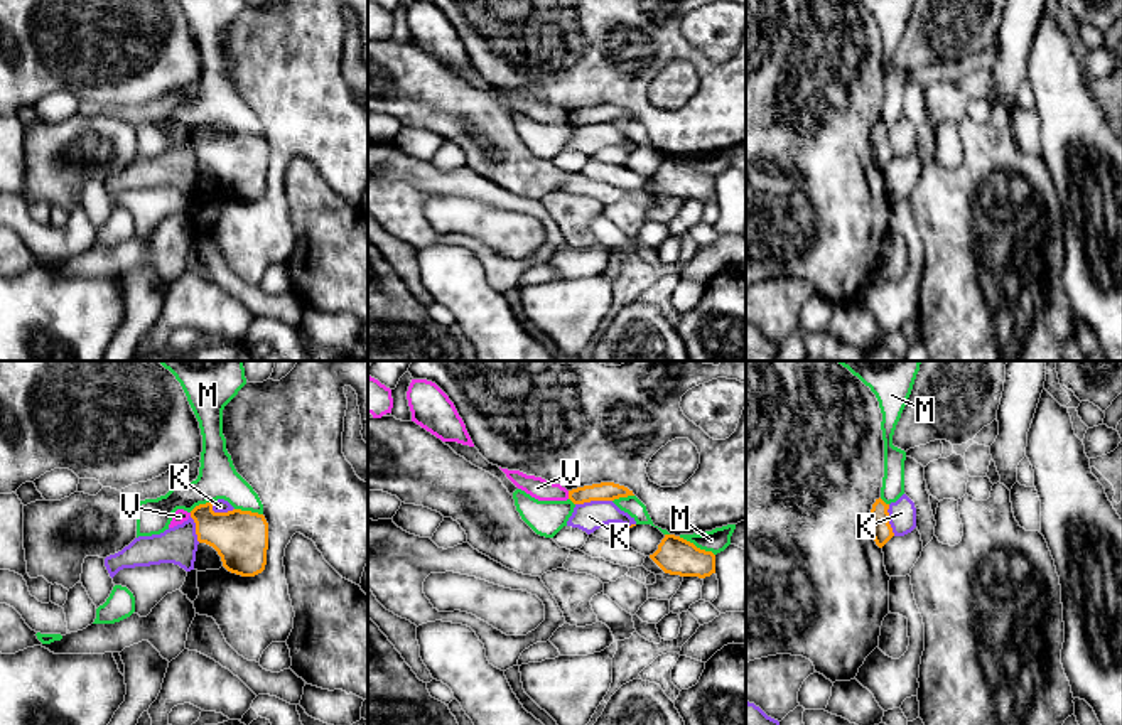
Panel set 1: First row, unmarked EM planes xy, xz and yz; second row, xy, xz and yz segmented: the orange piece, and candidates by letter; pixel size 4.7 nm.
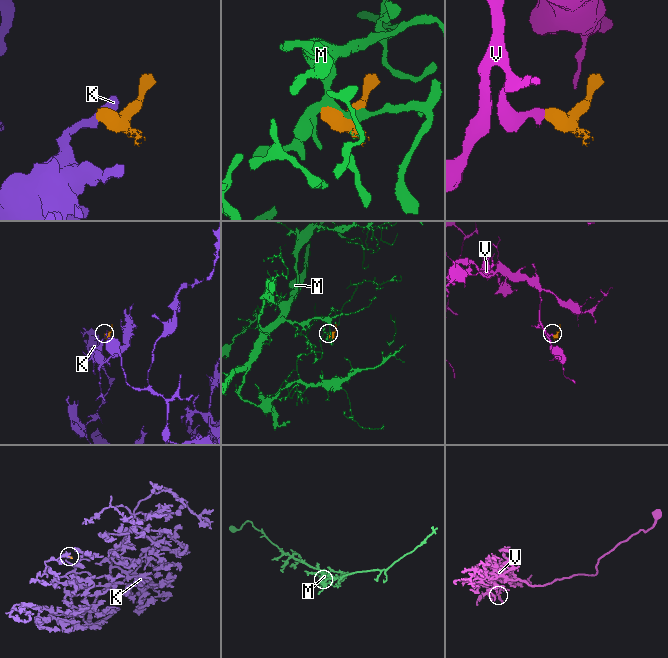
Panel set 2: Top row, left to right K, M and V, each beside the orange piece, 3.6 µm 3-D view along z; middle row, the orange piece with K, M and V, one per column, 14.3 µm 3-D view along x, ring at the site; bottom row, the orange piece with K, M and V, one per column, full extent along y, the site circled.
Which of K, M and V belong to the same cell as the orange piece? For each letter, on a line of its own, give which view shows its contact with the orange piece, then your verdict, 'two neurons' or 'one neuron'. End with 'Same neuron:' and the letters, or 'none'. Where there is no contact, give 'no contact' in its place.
K: contact in xz; two neurons
M: contact in xz; two neurons
V: contact in xz; two neurons
Same neuron: none

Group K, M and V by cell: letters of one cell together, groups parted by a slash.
K / M / V

